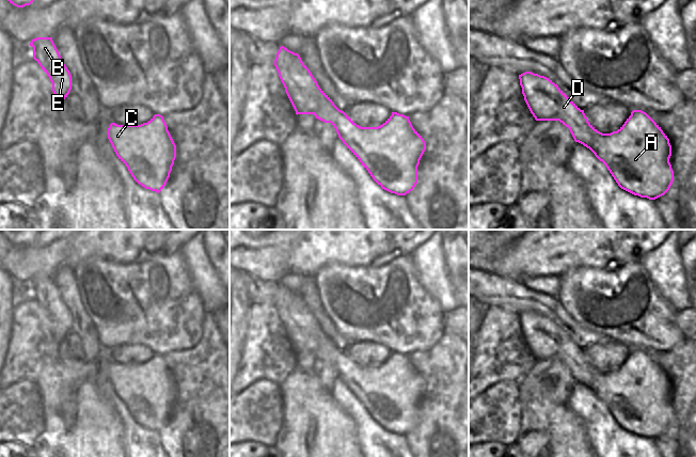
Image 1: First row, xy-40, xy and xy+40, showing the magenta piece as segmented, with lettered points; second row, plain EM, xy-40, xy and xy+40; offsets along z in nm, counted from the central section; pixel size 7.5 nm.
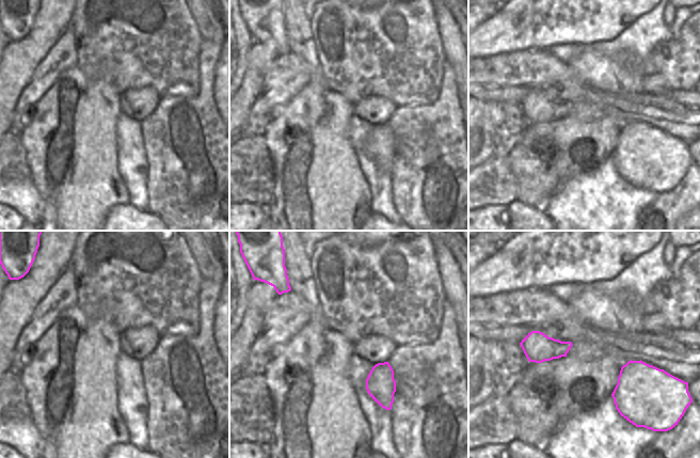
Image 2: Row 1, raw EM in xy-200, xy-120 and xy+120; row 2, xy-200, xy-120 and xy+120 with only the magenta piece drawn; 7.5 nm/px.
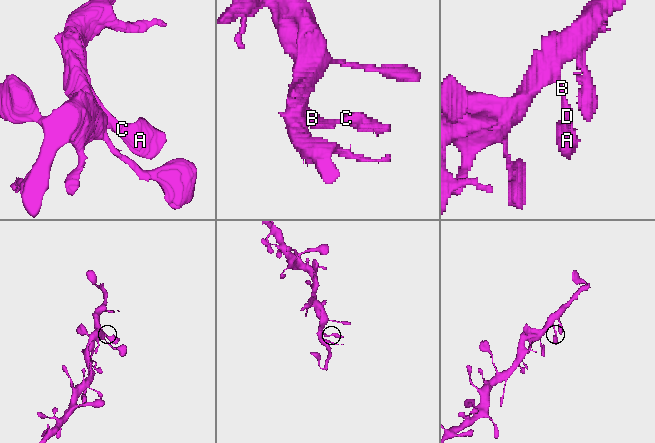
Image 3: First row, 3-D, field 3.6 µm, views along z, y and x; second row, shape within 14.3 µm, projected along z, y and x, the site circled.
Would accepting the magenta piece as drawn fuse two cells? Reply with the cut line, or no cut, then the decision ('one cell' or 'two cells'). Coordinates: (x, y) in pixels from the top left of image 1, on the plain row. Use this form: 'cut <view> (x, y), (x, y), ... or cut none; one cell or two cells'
cut none; one cell

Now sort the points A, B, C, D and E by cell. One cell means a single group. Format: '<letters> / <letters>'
A B C D E

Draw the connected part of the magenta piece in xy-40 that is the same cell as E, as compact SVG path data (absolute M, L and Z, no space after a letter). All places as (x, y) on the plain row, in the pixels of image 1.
M36 277L29 284L33 286L33 298L48 314L54 337L60 344L72 329L72 314L61 299L52 277Z

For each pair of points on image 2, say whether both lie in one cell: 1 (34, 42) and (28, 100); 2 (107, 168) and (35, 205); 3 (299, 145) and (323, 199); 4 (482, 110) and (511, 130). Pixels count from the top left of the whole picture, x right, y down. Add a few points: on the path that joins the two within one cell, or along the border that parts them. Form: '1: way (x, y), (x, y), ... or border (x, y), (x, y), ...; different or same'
1: border (44, 58), (17, 100); different
2: border (32, 180), (43, 200), (42, 219); different
3: way (308, 158), (315, 164), (318, 186); same
4: way (490, 117), (504, 124); same

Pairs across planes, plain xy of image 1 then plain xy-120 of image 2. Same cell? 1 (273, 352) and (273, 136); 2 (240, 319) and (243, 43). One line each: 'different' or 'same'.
1: different
2: same

